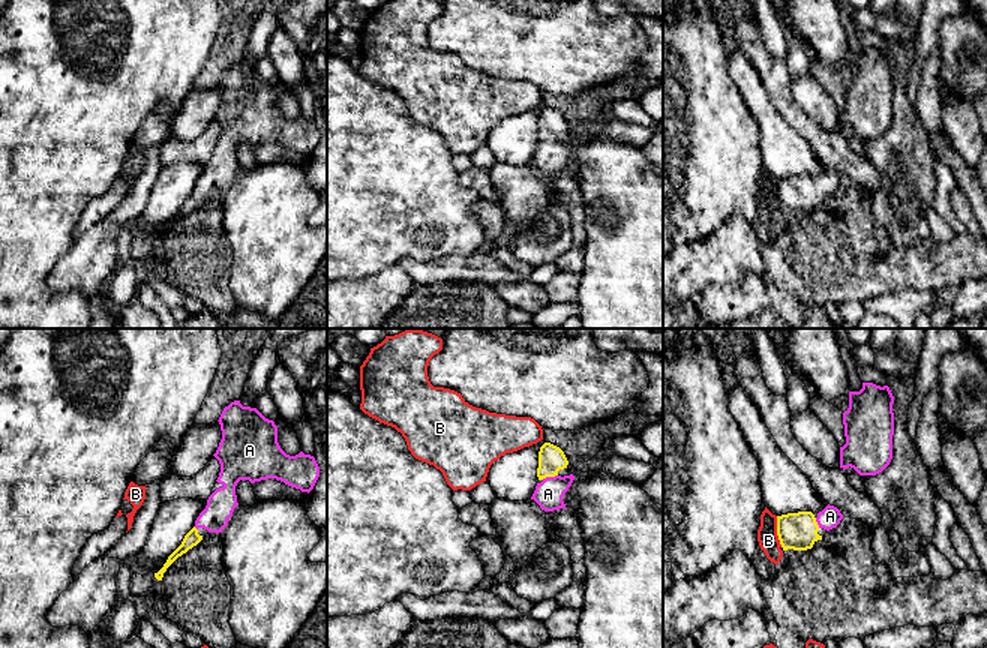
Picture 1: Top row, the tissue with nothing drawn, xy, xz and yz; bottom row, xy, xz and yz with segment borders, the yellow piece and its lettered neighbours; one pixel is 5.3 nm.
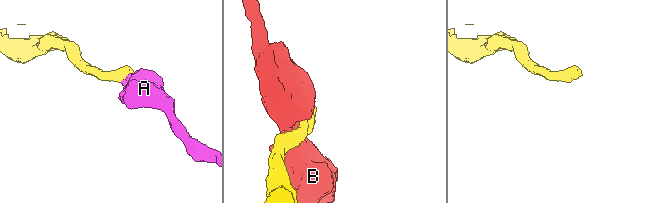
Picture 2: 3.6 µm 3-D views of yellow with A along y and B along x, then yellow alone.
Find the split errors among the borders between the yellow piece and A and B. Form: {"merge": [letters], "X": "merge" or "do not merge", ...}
{"merge": ["A"], "A": "merge", "B": "do not merge"}

